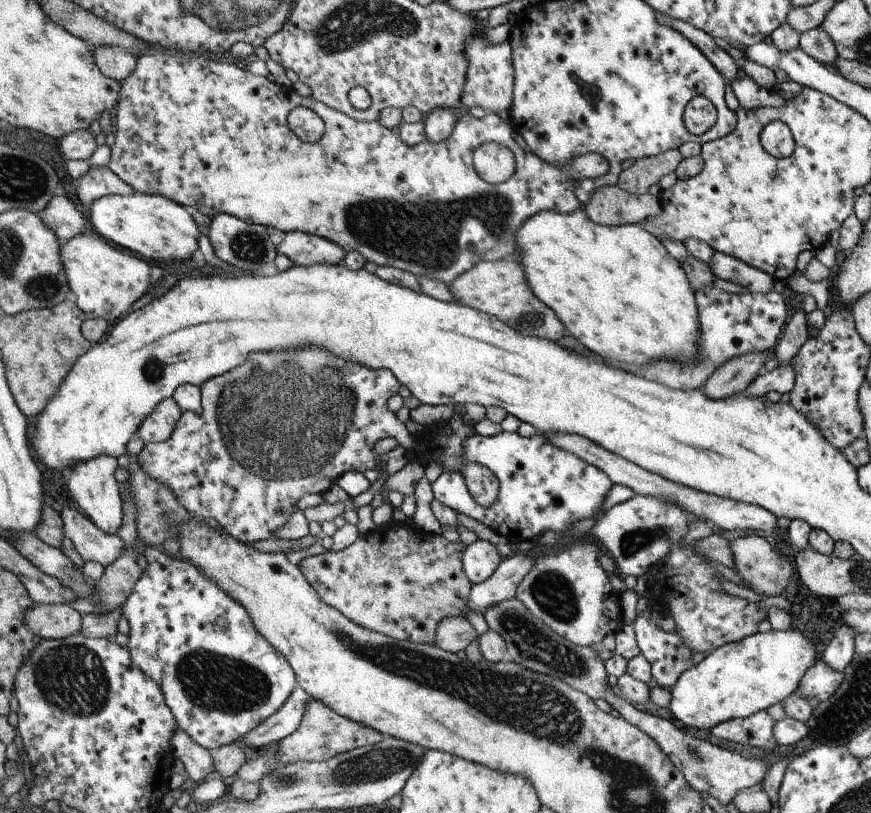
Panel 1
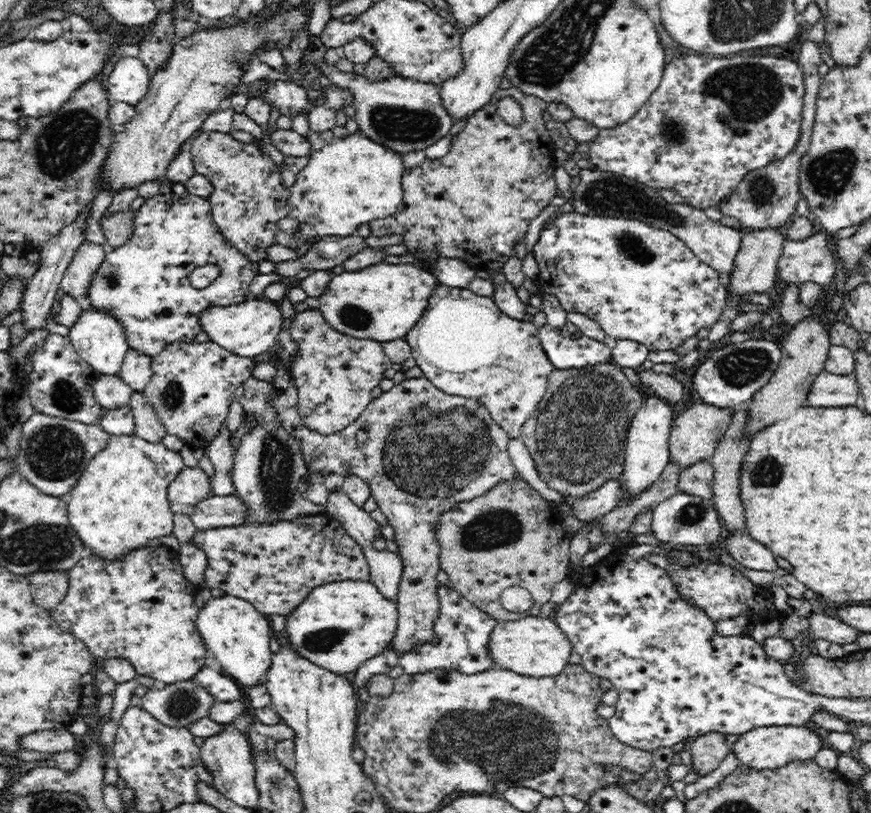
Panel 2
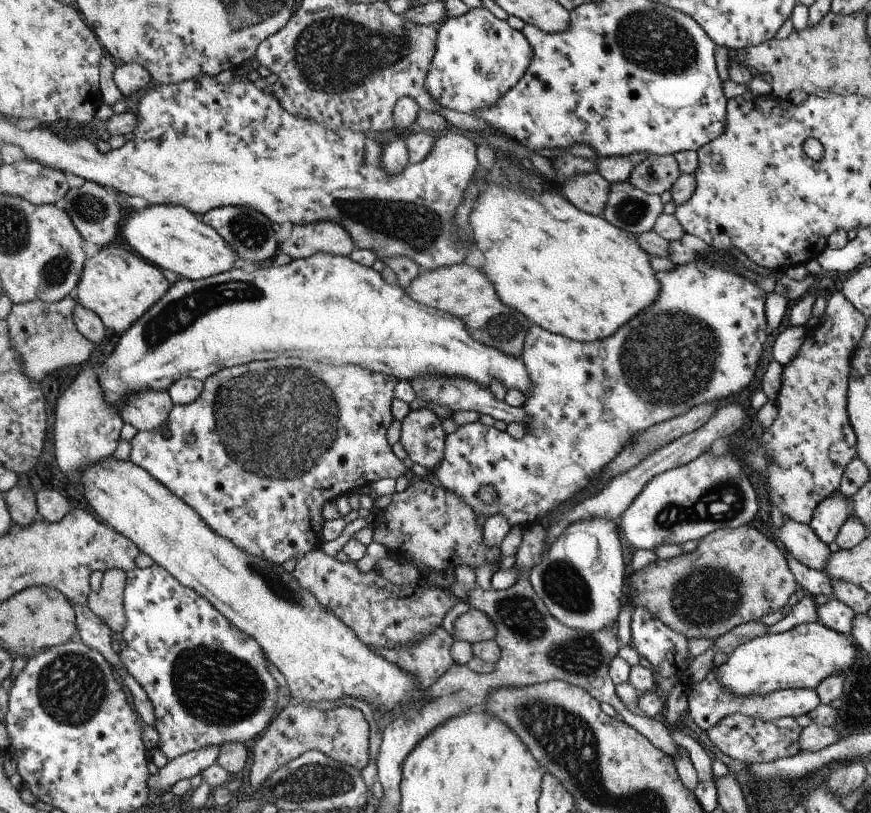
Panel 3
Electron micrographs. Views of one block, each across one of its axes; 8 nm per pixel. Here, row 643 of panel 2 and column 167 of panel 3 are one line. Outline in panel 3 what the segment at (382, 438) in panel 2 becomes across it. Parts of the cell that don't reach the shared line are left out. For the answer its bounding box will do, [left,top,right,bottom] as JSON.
[120,390,173,431]

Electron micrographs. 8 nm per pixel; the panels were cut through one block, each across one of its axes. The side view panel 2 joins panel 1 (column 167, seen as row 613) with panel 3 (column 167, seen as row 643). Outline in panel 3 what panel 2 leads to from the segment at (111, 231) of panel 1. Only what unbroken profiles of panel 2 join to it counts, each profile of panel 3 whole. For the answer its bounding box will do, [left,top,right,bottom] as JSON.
[120,204,238,281]

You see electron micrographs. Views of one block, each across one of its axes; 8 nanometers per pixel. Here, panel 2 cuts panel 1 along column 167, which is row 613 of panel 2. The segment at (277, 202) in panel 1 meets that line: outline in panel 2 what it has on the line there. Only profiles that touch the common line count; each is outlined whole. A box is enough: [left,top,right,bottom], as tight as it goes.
[50,543,207,686]

